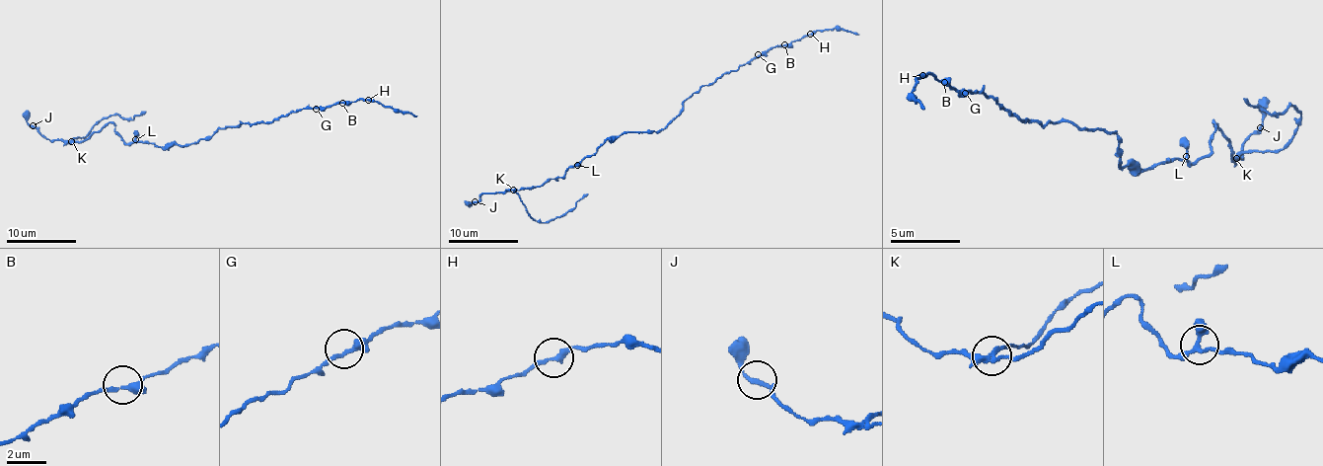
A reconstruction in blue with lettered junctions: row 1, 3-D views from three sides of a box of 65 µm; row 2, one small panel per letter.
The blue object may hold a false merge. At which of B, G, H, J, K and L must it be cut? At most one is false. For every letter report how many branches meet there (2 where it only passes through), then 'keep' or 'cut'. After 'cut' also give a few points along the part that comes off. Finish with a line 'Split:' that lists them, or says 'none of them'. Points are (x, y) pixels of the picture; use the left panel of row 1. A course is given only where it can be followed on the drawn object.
B: 2 | keep
G: 2 | keep
H: 2 | keep
J: 2 | keep
K: 3 | cut | (71, 141), (83, 138), (103, 118), (118, 116), (128, 118), (146, 112)
L: 3 | keep
Split: K

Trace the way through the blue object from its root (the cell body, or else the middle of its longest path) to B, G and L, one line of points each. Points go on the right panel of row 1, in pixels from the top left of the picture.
B: (1120, 163), (1116, 134), (1084, 131), (1070, 120), (1017, 120), (996, 100), (983, 93), (958, 93), (944, 82)
G: (1120, 163), (1116, 134), (1084, 131), (1070, 120), (1060, 124), (1017, 120), (996, 100), (983, 93), (965, 93)
L: (1120, 163), (1134, 170), (1151, 170), (1161, 163), (1172, 163), (1186, 156)

